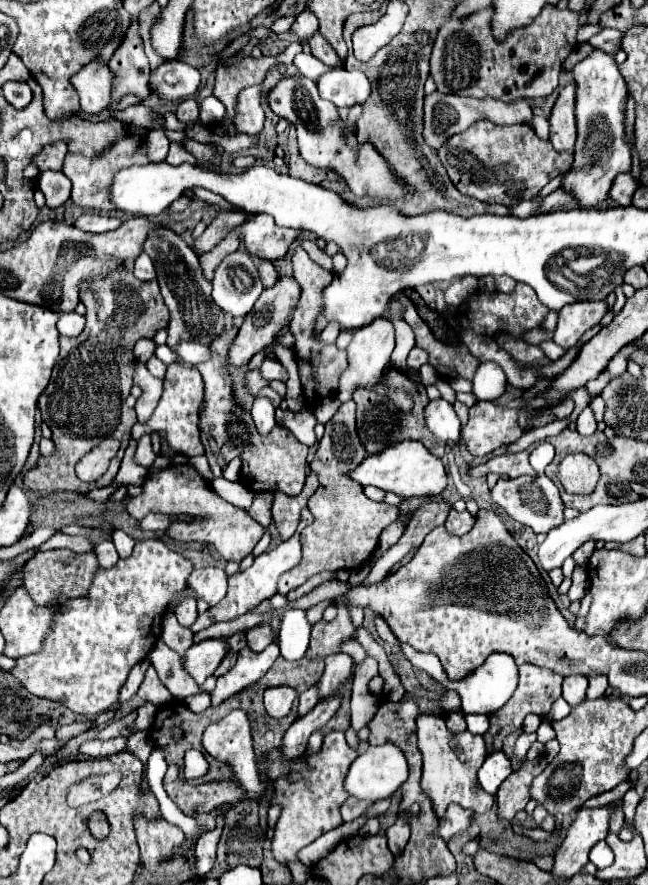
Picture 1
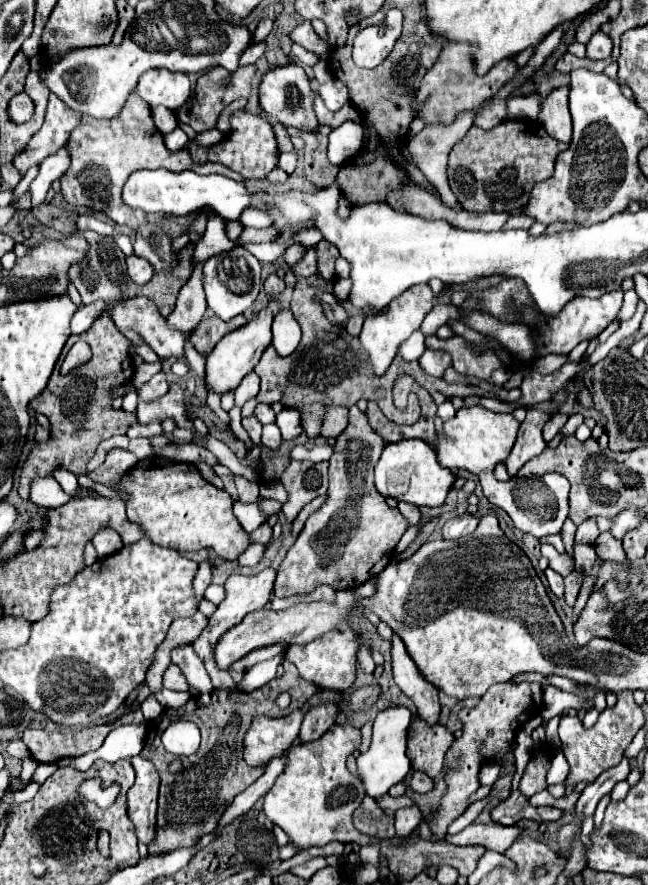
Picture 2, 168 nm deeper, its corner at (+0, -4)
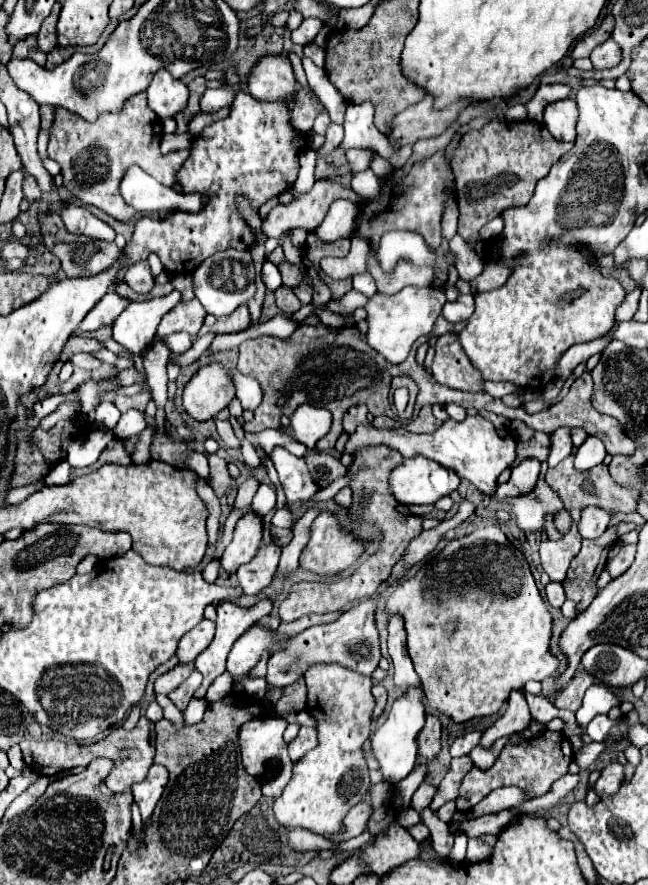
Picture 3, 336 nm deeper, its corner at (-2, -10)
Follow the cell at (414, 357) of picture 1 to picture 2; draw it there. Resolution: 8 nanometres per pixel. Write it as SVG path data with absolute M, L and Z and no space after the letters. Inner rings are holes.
M424 350L424 354L418 358L422 370L430 376L442 376L446 370L446 364L450 364L450 356L442 350Z

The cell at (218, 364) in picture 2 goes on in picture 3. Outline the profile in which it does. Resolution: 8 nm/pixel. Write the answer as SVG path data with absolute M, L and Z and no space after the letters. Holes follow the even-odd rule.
M212 362L202 366L186 384L182 406L190 418L206 422L224 410L232 398L234 386L230 382L228 370L222 364Z

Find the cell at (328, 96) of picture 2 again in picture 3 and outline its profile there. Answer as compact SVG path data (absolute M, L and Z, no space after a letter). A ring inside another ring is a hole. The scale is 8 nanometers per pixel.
M330 124L330 128L328 128L328 132L326 132L326 140L324 140L324 144L316 150L316 154L318 154L318 156L330 154L334 148L338 148L338 146L340 146L342 136L344 136L342 126L338 126L338 124Z

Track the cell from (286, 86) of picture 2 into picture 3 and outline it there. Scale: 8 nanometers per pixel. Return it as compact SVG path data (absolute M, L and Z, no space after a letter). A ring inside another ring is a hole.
M282 54L262 56L252 66L246 88L256 100L290 100L296 94L296 78L290 60Z

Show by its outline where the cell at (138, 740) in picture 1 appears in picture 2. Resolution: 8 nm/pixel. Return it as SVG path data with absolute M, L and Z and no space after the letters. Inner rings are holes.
M140 754L130 758L134 770L136 770L136 782L128 790L128 816L136 828L136 836L142 844L152 844L154 842L154 832L156 832L156 810L158 810L158 772L150 760L144 760Z

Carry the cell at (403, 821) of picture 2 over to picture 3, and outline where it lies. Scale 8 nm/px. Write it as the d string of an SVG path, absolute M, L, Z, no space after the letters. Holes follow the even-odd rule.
M422 782L422 784L418 786L418 790L414 792L414 796L412 796L412 808L414 808L414 810L426 808L426 806L432 802L434 794L436 794L436 786L432 786L432 784L428 784L428 782Z

